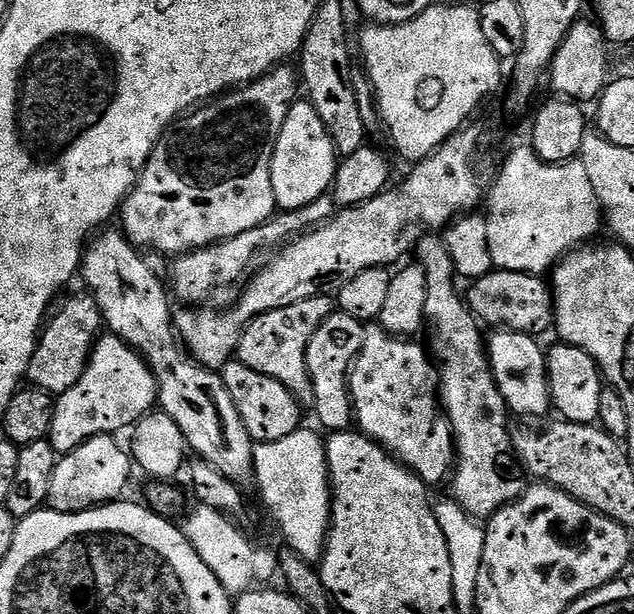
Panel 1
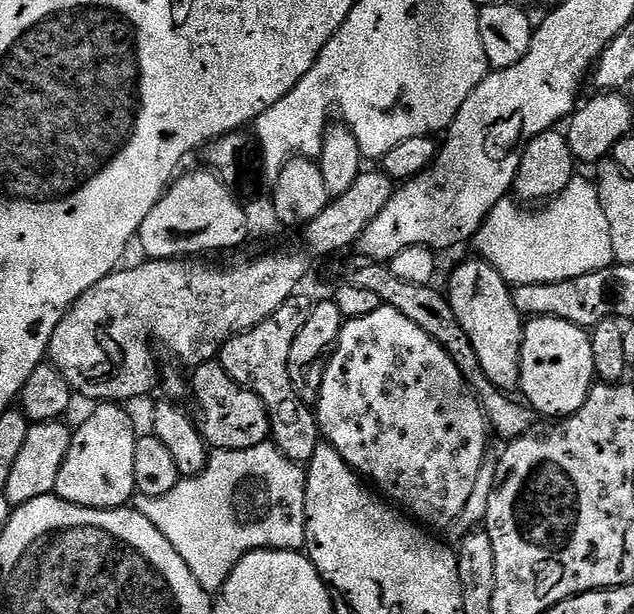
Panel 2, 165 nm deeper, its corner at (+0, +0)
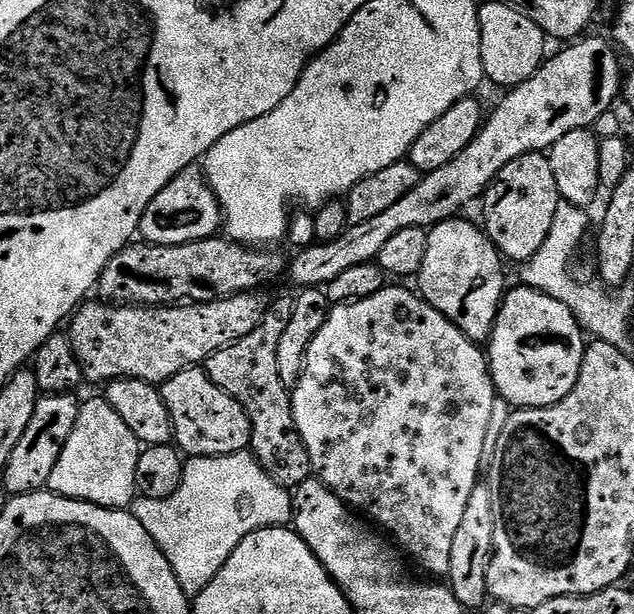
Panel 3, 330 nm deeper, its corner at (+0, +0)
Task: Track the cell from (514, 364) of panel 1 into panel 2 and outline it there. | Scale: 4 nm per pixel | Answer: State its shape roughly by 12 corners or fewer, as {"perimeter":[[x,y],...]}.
{"perimeter":[[467,259],[447,280],[486,378],[520,383],[524,324],[496,268]]}

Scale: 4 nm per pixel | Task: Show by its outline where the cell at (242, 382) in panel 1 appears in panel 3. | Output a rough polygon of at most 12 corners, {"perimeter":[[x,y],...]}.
{"perimeter":[[203,367],[159,385],[175,447],[225,456],[252,444],[248,411]]}

